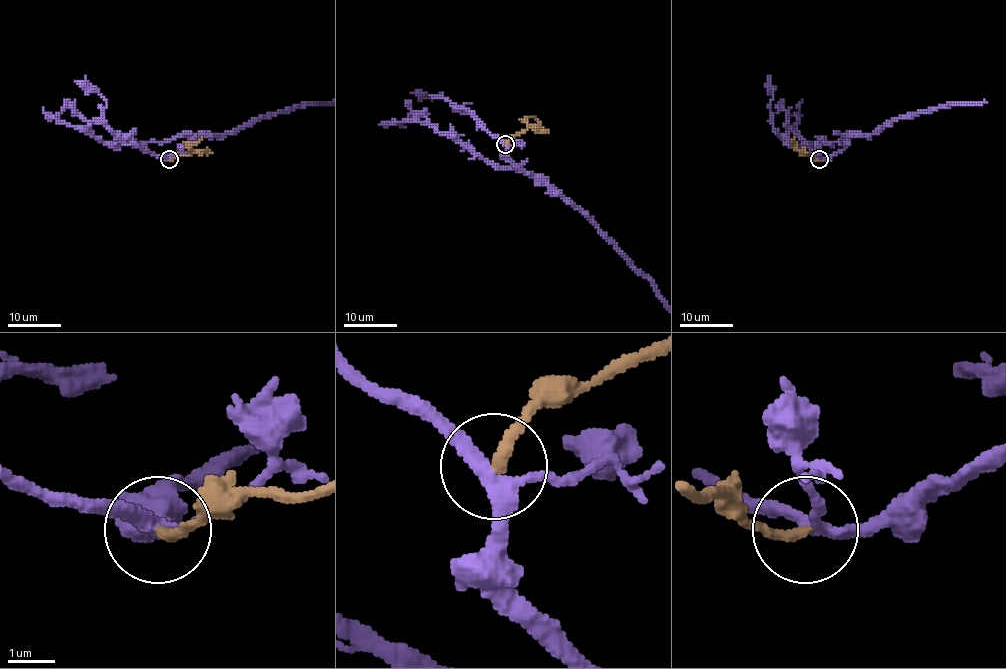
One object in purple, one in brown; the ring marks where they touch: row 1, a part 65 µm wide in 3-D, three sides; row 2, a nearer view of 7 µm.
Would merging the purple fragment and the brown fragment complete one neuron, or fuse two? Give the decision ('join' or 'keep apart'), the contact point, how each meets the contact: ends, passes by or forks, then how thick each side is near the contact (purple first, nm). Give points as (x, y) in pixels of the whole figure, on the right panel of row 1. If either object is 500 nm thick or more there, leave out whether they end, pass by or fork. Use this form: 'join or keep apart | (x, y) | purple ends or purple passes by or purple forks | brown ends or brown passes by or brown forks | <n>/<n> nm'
join | (819, 159) | purple forks | brown ends | 280/240 nm

